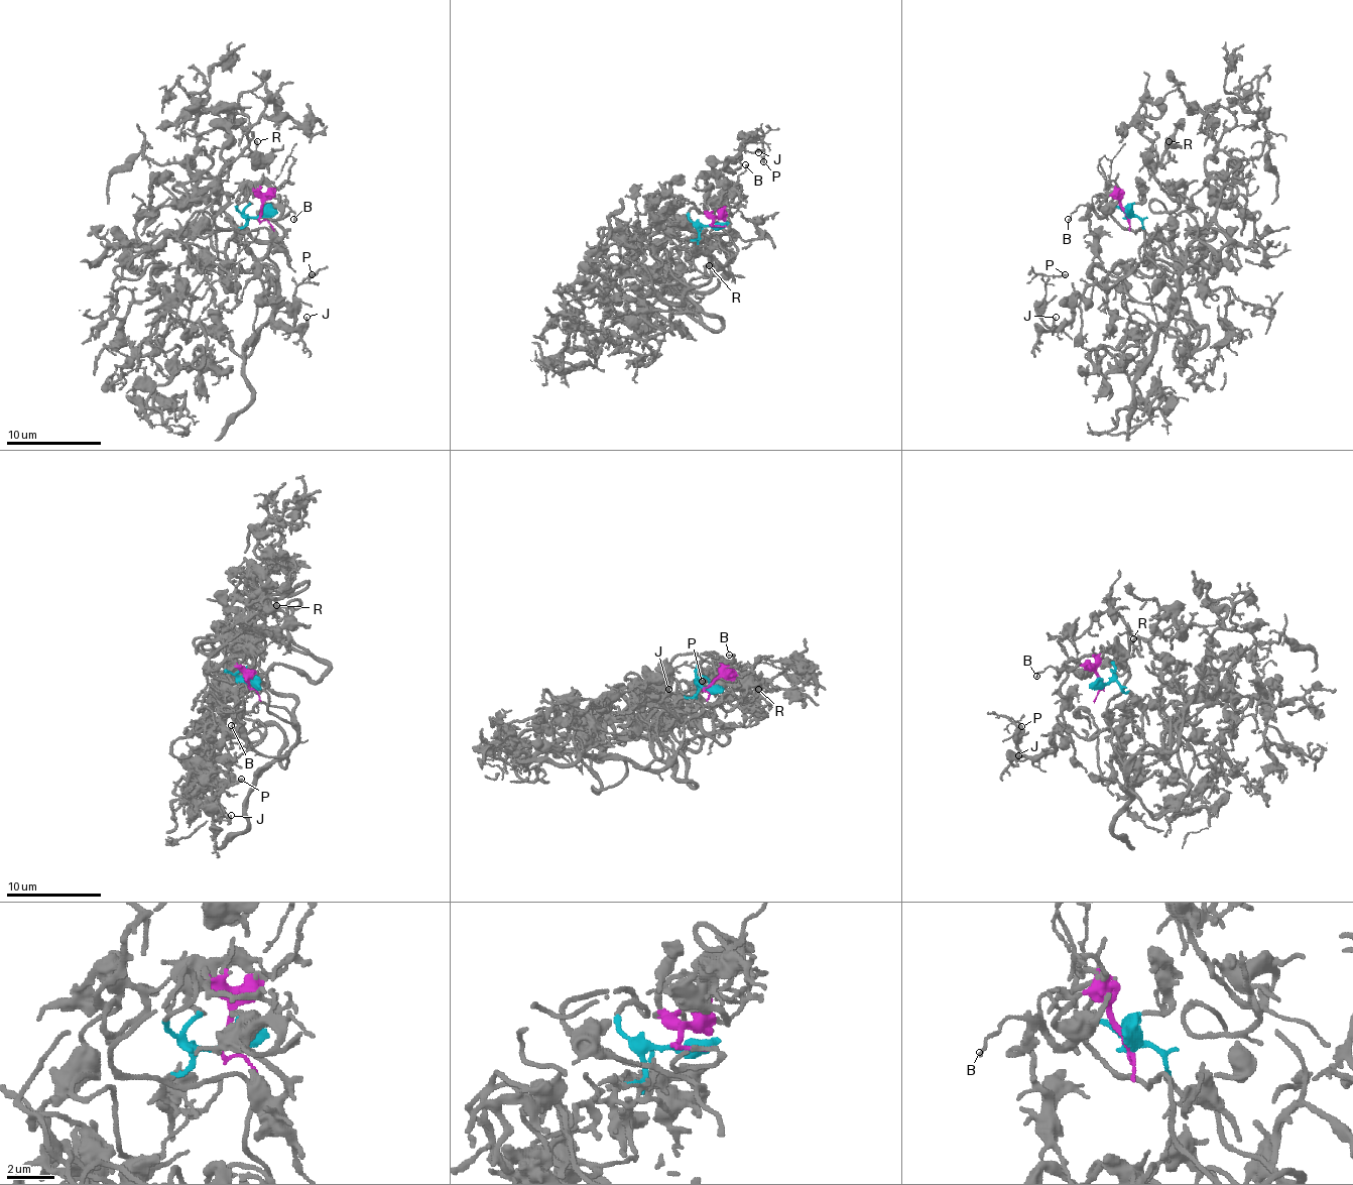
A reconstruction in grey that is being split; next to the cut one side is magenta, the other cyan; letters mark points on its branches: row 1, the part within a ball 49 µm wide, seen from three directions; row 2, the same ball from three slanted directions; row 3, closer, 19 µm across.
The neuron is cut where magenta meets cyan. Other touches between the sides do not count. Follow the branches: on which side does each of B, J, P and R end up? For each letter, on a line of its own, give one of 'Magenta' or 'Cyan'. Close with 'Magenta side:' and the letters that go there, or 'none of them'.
B: Magenta
J: Cyan
P: Cyan
R: Cyan
Magenta side: B

